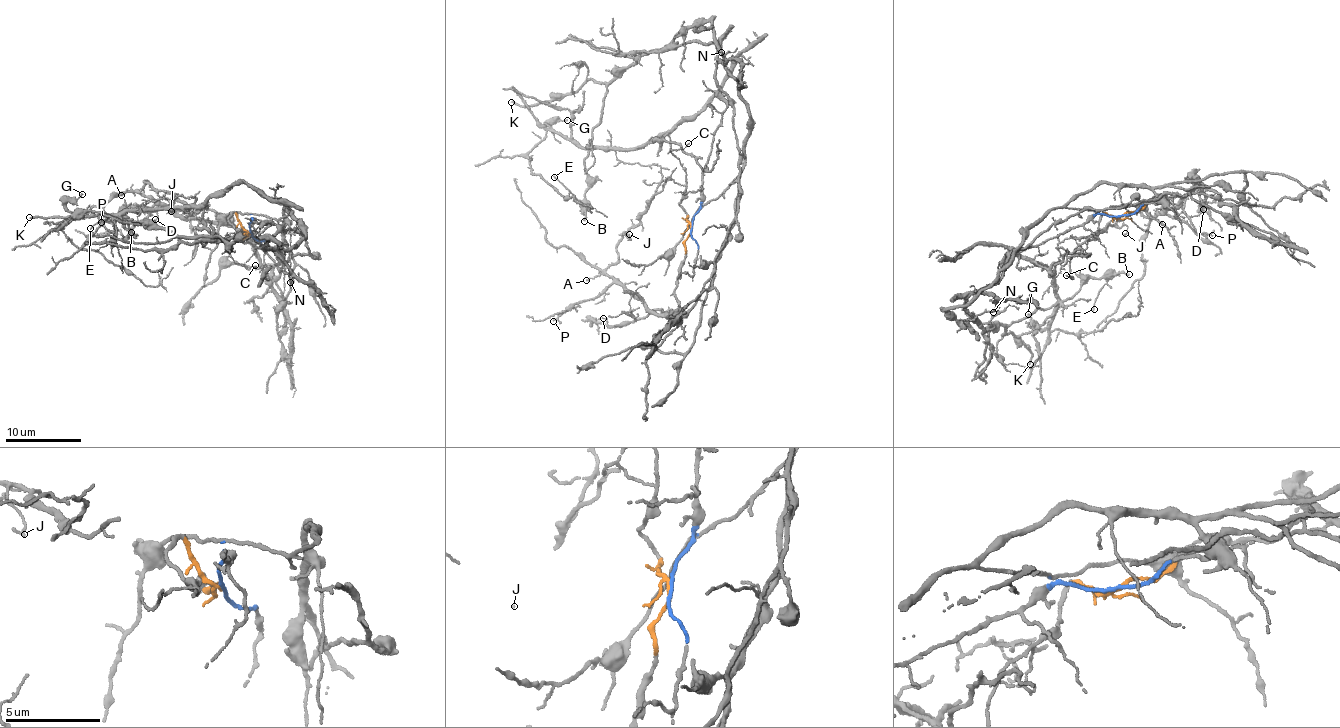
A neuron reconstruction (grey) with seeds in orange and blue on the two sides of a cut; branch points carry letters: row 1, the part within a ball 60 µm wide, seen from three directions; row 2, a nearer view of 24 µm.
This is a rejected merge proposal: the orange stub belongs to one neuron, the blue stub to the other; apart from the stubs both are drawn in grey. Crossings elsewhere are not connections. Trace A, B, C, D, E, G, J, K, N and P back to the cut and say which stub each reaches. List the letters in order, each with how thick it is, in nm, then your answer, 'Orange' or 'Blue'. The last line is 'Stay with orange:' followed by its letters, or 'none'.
A: Thickness 130 nm. Orange
B: Thickness 150 nm. Blue
C: Thickness 100 nm. Orange
D: Thickness 120 nm. Orange
E: Thickness 120 nm. Blue
G: Thickness 130 nm. Blue
J: Thickness 130 nm. Orange
K: Thickness 200 nm. Blue
N: Thickness 110 nm. Blue
P: Thickness 110 nm. Orange
Stay with orange: A, C, D, J, P

